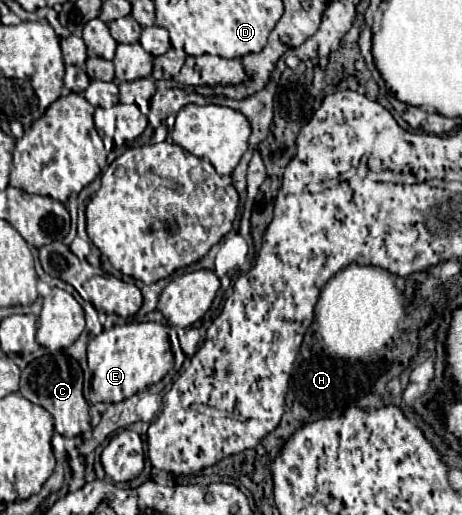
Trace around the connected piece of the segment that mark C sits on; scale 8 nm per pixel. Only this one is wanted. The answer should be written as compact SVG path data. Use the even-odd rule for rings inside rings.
M65 353L59 355L43 355L35 361L31 361L23 371L21 371L21 389L19 393L29 399L35 405L41 405L47 409L53 419L55 419L55 429L63 437L77 437L85 429L91 429L89 425L89 405L83 397L83 373L77 361L67 357Z

